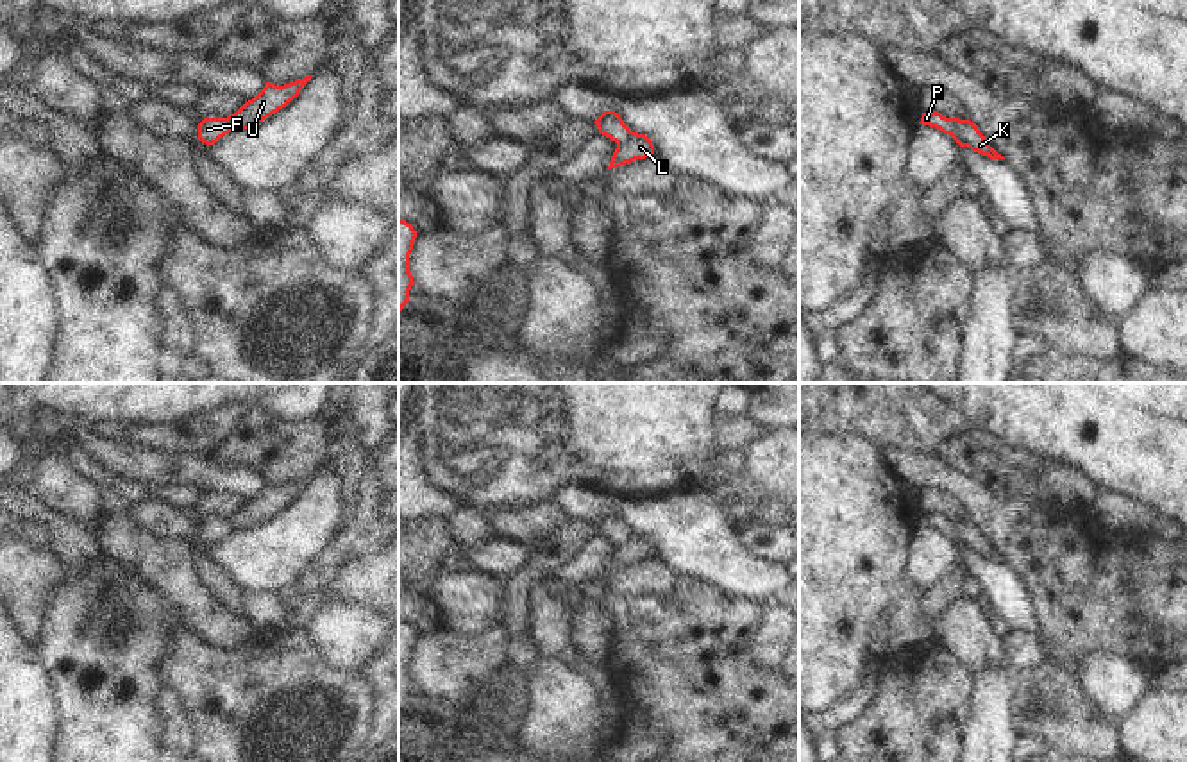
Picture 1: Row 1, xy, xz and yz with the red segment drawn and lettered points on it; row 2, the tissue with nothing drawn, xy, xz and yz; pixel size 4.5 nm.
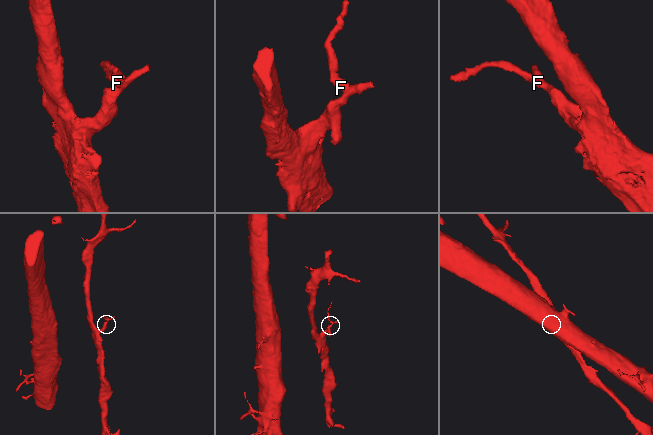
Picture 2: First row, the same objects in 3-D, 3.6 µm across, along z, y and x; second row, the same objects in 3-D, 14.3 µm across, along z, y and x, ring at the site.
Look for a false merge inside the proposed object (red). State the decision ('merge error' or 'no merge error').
no merge error

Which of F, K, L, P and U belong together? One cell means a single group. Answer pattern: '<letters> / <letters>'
F K L P U

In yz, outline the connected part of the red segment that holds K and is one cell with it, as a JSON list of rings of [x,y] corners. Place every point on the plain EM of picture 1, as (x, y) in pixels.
[[[933,512],[922,513],[919,524],[940,529],[944,535],[949,535],[960,547],[967,547],[990,560],[1005,560],[989,546],[978,526],[971,521],[946,519],[940,513]]]

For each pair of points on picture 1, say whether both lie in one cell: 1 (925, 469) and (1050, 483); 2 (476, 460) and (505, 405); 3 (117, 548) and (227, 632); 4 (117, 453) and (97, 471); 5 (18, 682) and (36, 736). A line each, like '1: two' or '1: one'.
1: one
2: one
3: one
4: two
5: one

